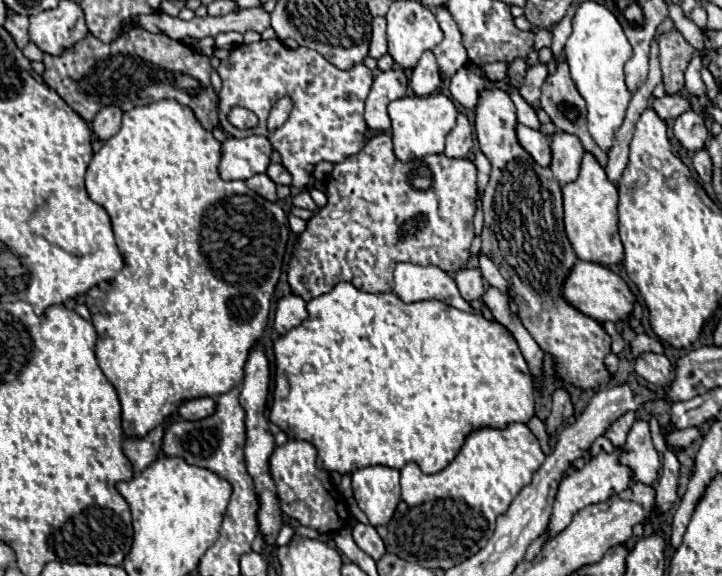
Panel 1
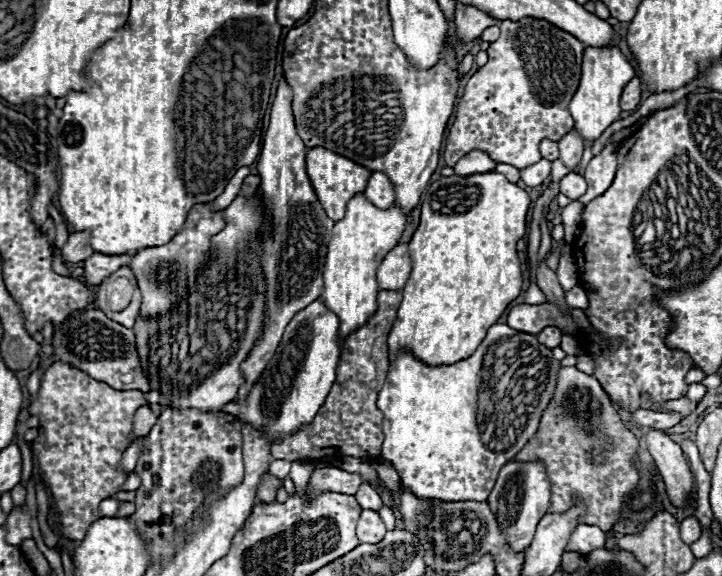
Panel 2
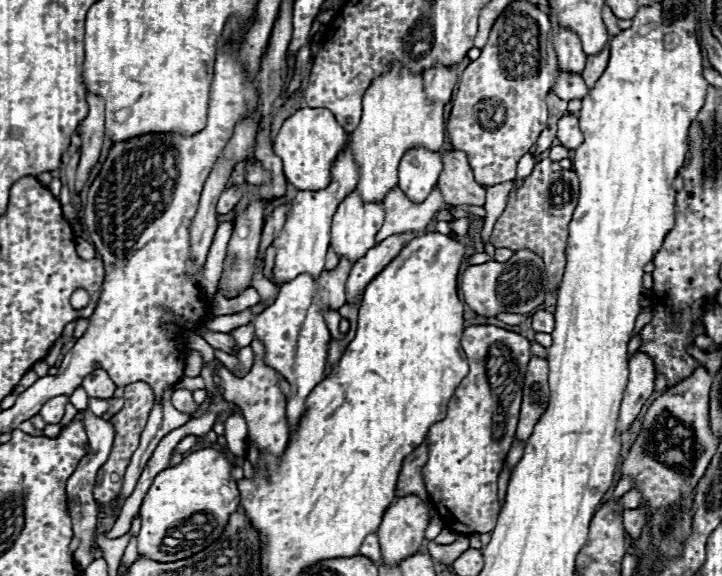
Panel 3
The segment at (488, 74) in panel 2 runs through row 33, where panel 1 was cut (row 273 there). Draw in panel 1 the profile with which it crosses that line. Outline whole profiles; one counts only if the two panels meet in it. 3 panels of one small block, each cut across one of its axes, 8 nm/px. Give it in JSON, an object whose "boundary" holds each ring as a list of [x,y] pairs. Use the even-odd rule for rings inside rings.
{"boundary":[[[482,88],[478,92],[478,106],[476,106],[476,136],[480,142],[480,150],[492,162],[490,182],[484,190],[484,200],[482,200],[484,204],[482,252],[492,258],[500,274],[508,280],[510,298],[520,306],[520,320],[524,328],[532,334],[532,338],[538,342],[538,346],[544,352],[550,352],[558,360],[556,374],[580,386],[582,390],[596,388],[610,380],[610,374],[602,362],[604,356],[610,352],[610,336],[604,332],[602,324],[584,316],[562,298],[560,286],[568,276],[572,264],[576,262],[576,254],[564,232],[560,184],[552,180],[552,172],[548,168],[538,166],[530,158],[530,154],[518,144],[514,126],[516,126],[516,108],[508,92],[502,88]]]}

